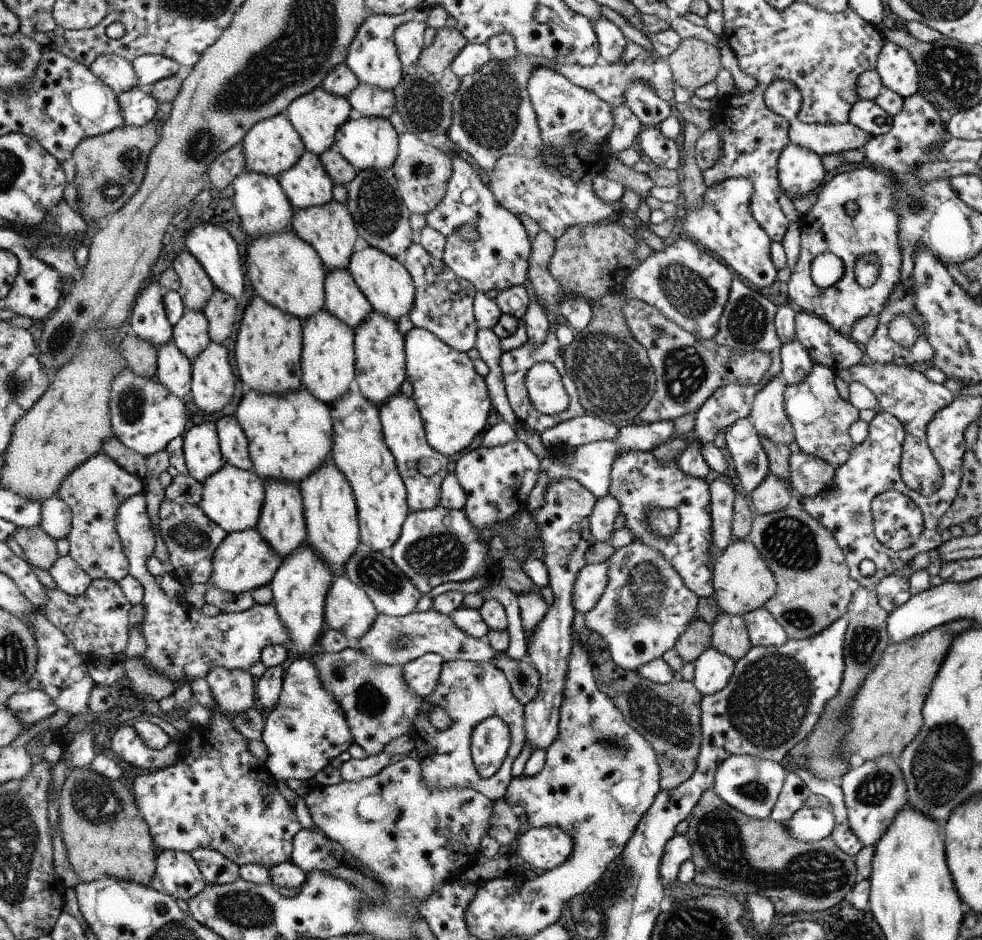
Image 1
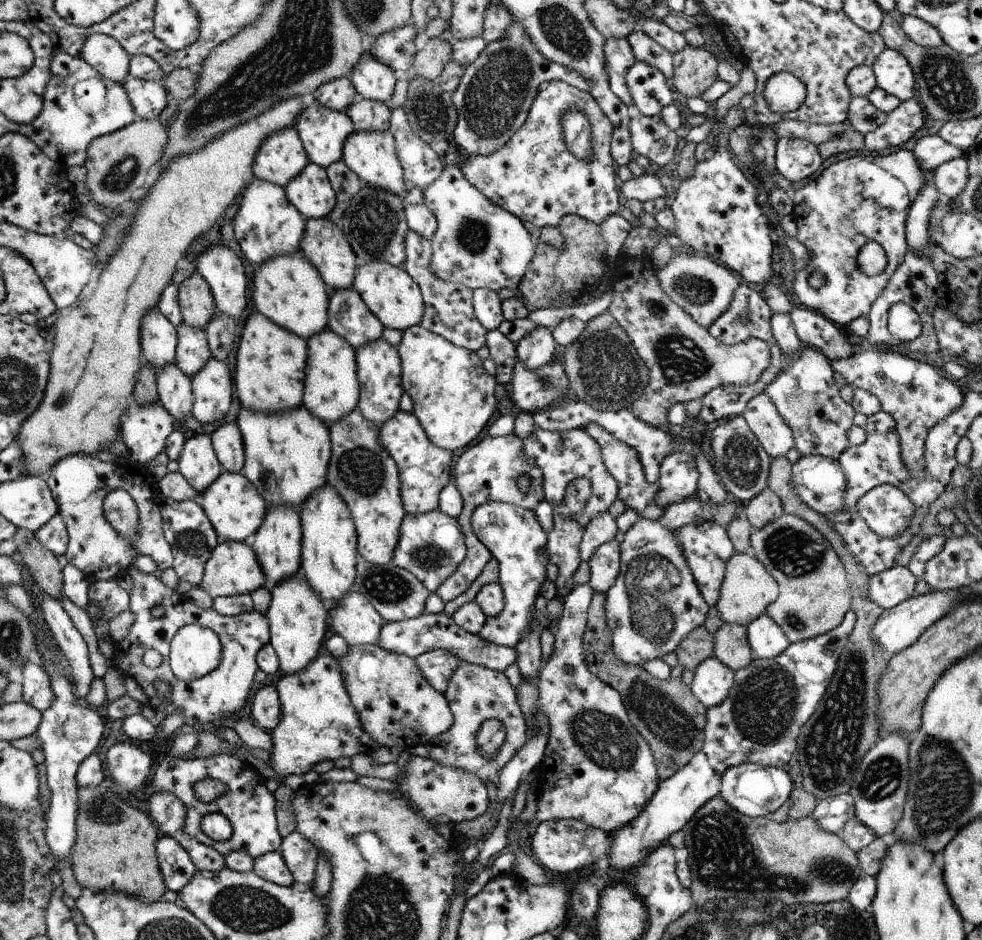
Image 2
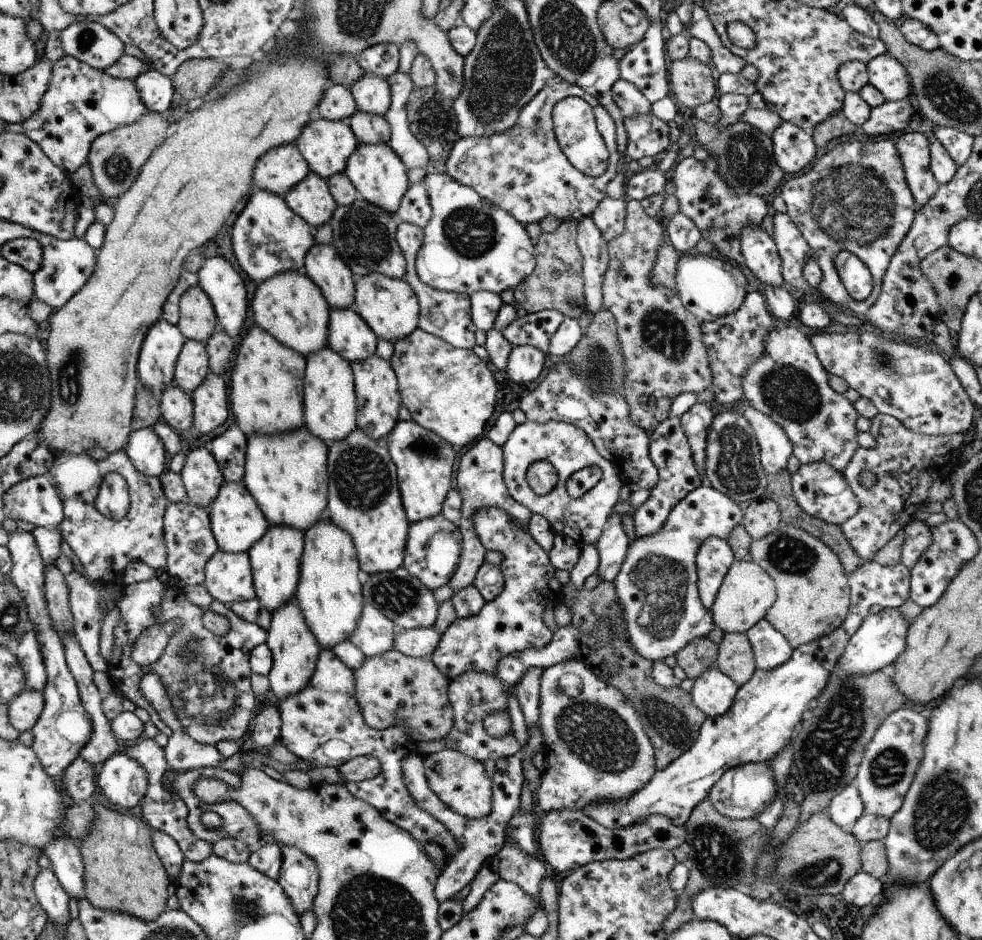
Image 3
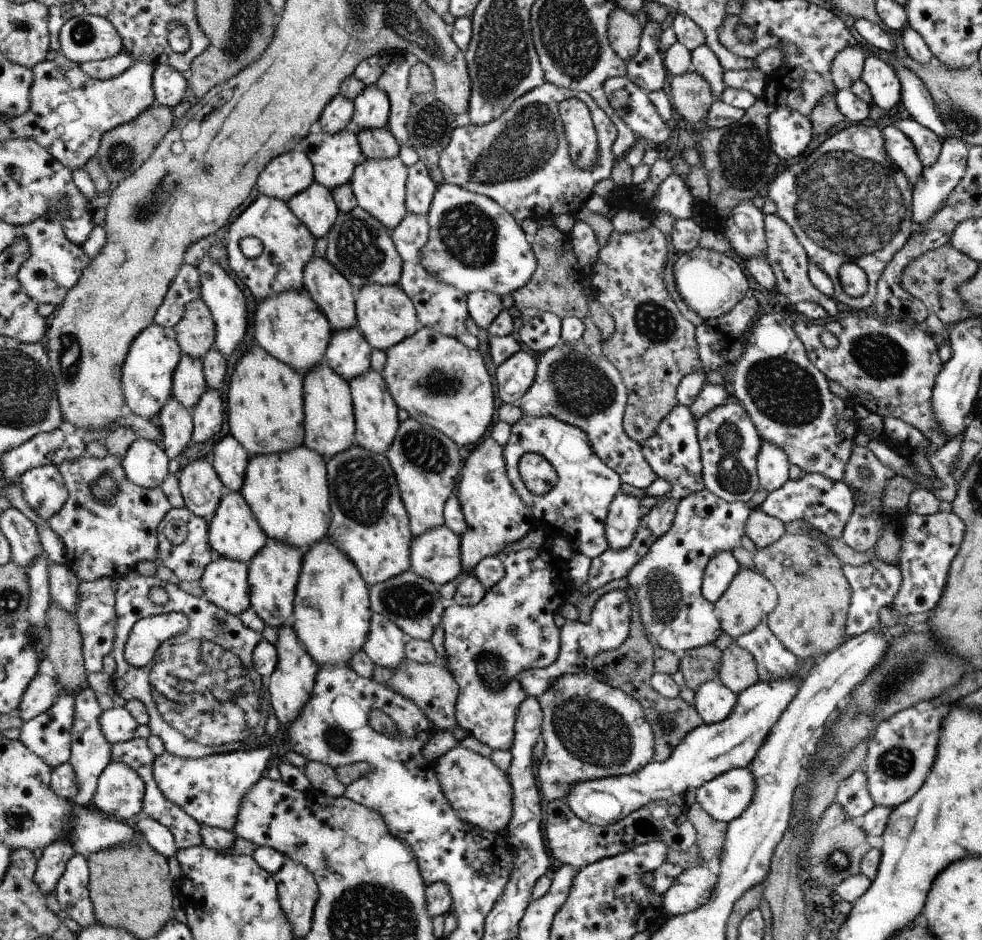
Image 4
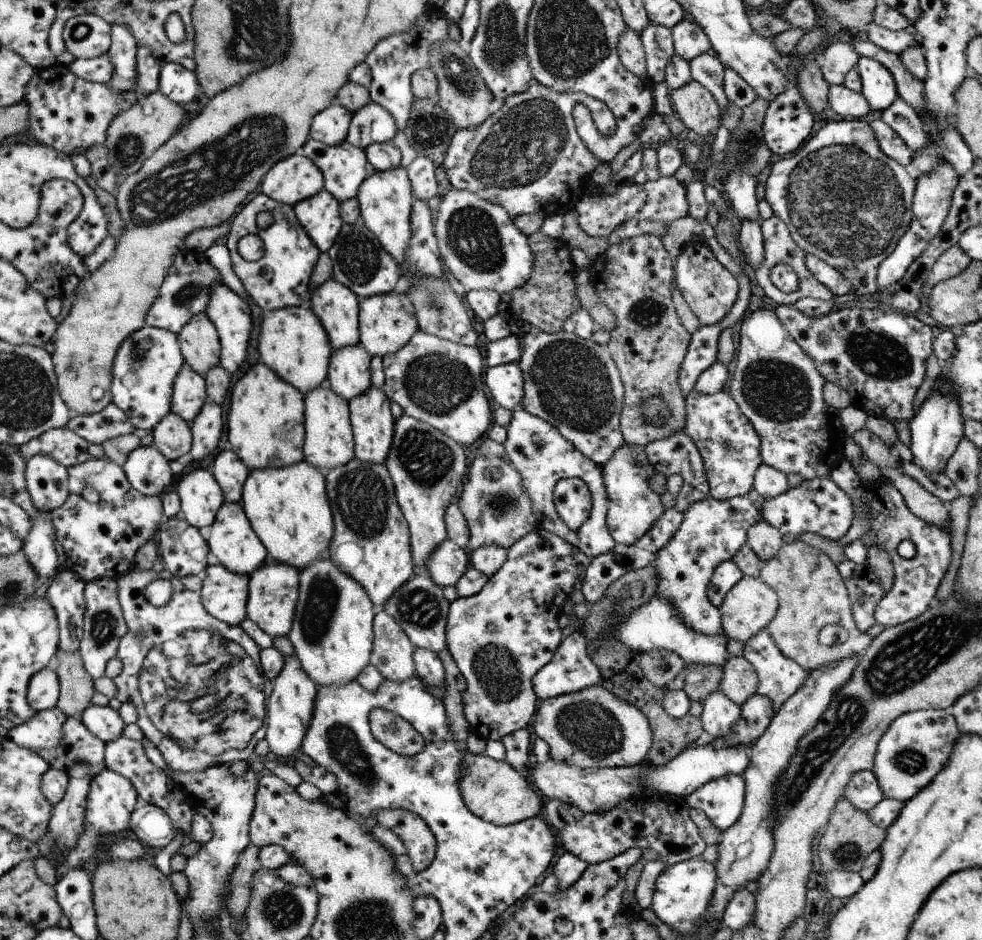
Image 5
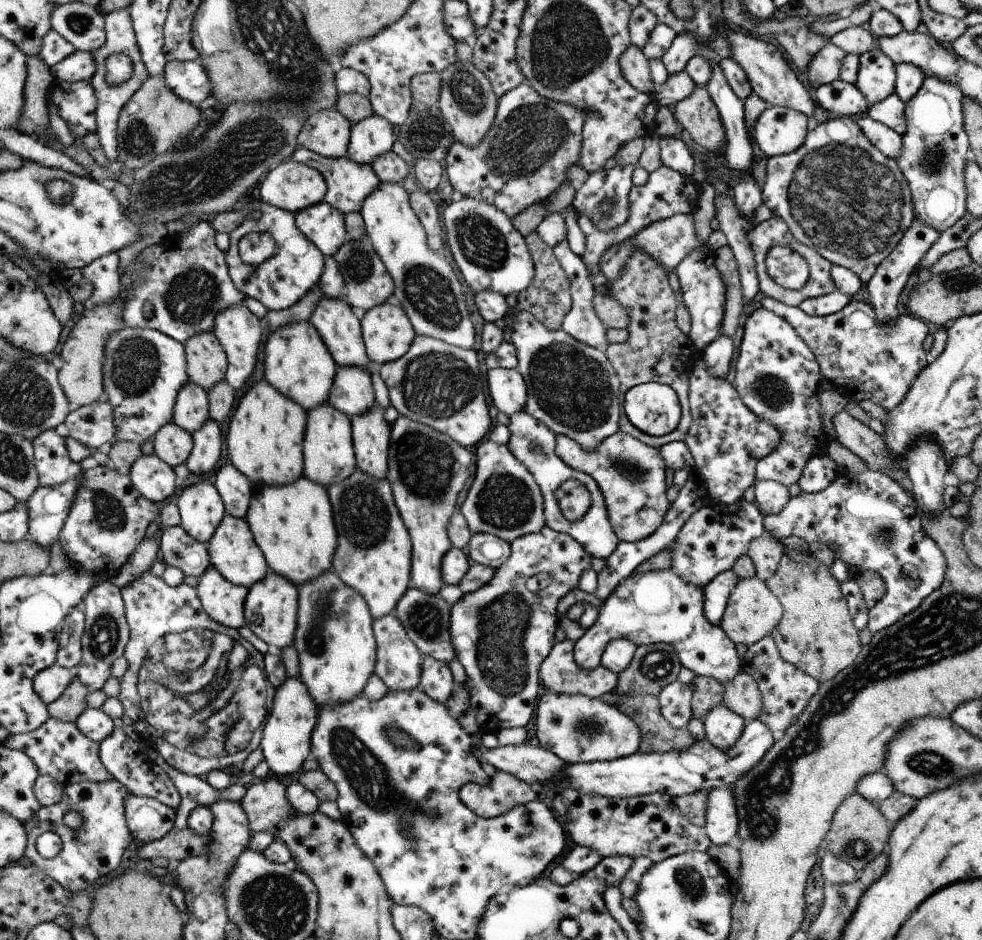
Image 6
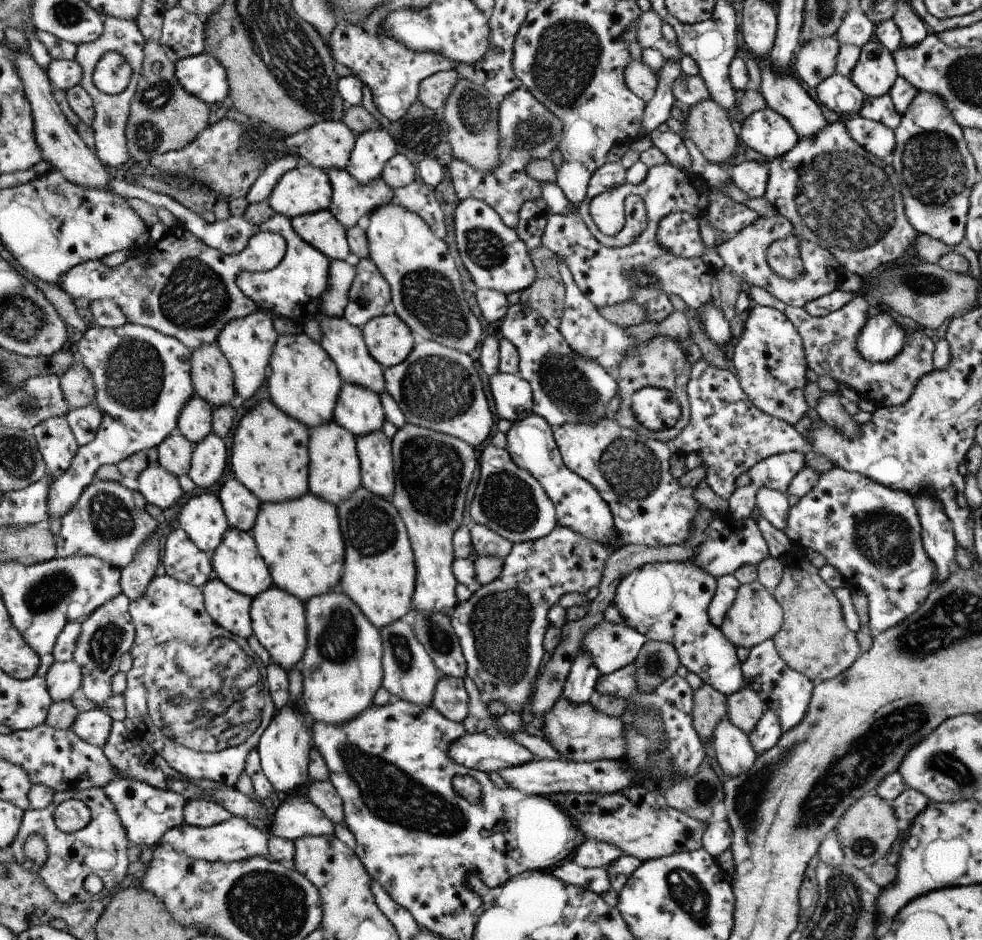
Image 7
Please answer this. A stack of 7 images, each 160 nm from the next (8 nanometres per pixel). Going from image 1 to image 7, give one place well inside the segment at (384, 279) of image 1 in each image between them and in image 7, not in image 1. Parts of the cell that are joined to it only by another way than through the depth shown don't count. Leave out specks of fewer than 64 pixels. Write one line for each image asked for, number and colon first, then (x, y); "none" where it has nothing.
2: (390, 293)
3: (389, 305)
4: (386, 316)
5: (388, 321)
6: (388, 332)
7: (388, 338)

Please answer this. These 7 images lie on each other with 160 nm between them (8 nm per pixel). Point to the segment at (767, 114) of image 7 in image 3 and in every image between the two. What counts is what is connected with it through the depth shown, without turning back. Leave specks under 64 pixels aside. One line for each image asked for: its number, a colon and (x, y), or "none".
3: (793, 149)
4: (790, 132)
5: (788, 121)
6: (778, 131)

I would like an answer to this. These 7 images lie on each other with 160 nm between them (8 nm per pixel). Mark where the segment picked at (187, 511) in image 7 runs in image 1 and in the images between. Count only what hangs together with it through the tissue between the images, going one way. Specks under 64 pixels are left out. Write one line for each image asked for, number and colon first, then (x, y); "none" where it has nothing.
1: (201, 444)
2: (198, 462)
3: (202, 477)
4: (201, 487)
5: (200, 494)
6: (201, 508)

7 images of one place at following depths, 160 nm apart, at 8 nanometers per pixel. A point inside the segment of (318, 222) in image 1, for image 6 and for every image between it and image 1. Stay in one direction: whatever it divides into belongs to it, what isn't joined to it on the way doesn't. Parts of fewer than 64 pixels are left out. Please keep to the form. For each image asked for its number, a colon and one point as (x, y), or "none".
2: (324, 244)
3: (324, 266)
4: (331, 290)
5: (336, 305)
6: (336, 324)

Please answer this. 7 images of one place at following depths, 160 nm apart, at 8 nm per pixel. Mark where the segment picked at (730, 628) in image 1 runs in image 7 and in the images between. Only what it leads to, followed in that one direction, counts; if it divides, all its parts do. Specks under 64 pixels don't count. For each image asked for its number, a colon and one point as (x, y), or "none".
2: (731, 646)
3: (735, 658)
4: (738, 671)
5: (740, 682)
6: (742, 696)
7: (745, 708)

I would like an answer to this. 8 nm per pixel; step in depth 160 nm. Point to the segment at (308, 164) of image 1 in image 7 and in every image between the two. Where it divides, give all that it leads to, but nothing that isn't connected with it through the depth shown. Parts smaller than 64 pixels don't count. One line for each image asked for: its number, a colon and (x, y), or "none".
2: (312, 193)
3: (311, 199)
4: (316, 207)
5: (320, 216)
6: (324, 225)
7: (322, 229)

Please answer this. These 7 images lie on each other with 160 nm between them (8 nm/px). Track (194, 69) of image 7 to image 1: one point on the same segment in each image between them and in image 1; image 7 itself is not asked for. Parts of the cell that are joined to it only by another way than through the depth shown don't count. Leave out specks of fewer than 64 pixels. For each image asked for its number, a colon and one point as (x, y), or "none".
1: (137, 107)
2: (148, 98)
3: (156, 89)
4: (169, 87)
5: (177, 82)
6: (188, 79)

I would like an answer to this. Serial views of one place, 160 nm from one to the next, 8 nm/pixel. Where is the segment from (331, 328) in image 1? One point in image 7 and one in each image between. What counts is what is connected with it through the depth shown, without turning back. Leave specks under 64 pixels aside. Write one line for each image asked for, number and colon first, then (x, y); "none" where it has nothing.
2: (331, 391)
3: (329, 397)
4: (329, 409)
5: (328, 443)
6: (330, 457)
7: (335, 466)

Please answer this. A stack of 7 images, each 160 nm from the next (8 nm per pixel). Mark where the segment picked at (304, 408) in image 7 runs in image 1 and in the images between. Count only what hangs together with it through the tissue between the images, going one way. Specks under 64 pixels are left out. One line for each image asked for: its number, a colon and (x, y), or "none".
1: (285, 270)
2: (289, 290)
3: (290, 307)
4: (290, 325)
5: (293, 342)
6: (298, 364)

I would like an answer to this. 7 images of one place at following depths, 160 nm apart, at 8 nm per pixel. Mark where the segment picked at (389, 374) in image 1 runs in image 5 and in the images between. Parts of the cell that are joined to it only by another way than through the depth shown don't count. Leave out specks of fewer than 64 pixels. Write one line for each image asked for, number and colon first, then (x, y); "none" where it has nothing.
2: (379, 372)
3: (378, 400)
4: (377, 414)
5: (373, 425)

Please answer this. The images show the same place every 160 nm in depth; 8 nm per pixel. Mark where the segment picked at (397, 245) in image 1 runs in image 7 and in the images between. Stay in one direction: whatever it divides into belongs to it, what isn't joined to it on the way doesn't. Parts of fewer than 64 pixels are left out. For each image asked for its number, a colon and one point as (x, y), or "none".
2: (374, 222)
3: (363, 233)
4: (359, 247)
5: (360, 261)
6: (368, 284)
7: (370, 295)

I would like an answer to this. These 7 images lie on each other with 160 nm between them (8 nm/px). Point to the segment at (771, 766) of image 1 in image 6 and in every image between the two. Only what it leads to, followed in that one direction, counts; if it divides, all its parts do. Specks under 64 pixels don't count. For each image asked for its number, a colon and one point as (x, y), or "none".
2: (755, 791)
3: (747, 790)
4: (725, 798)
5: (723, 800)
6: (721, 816)

